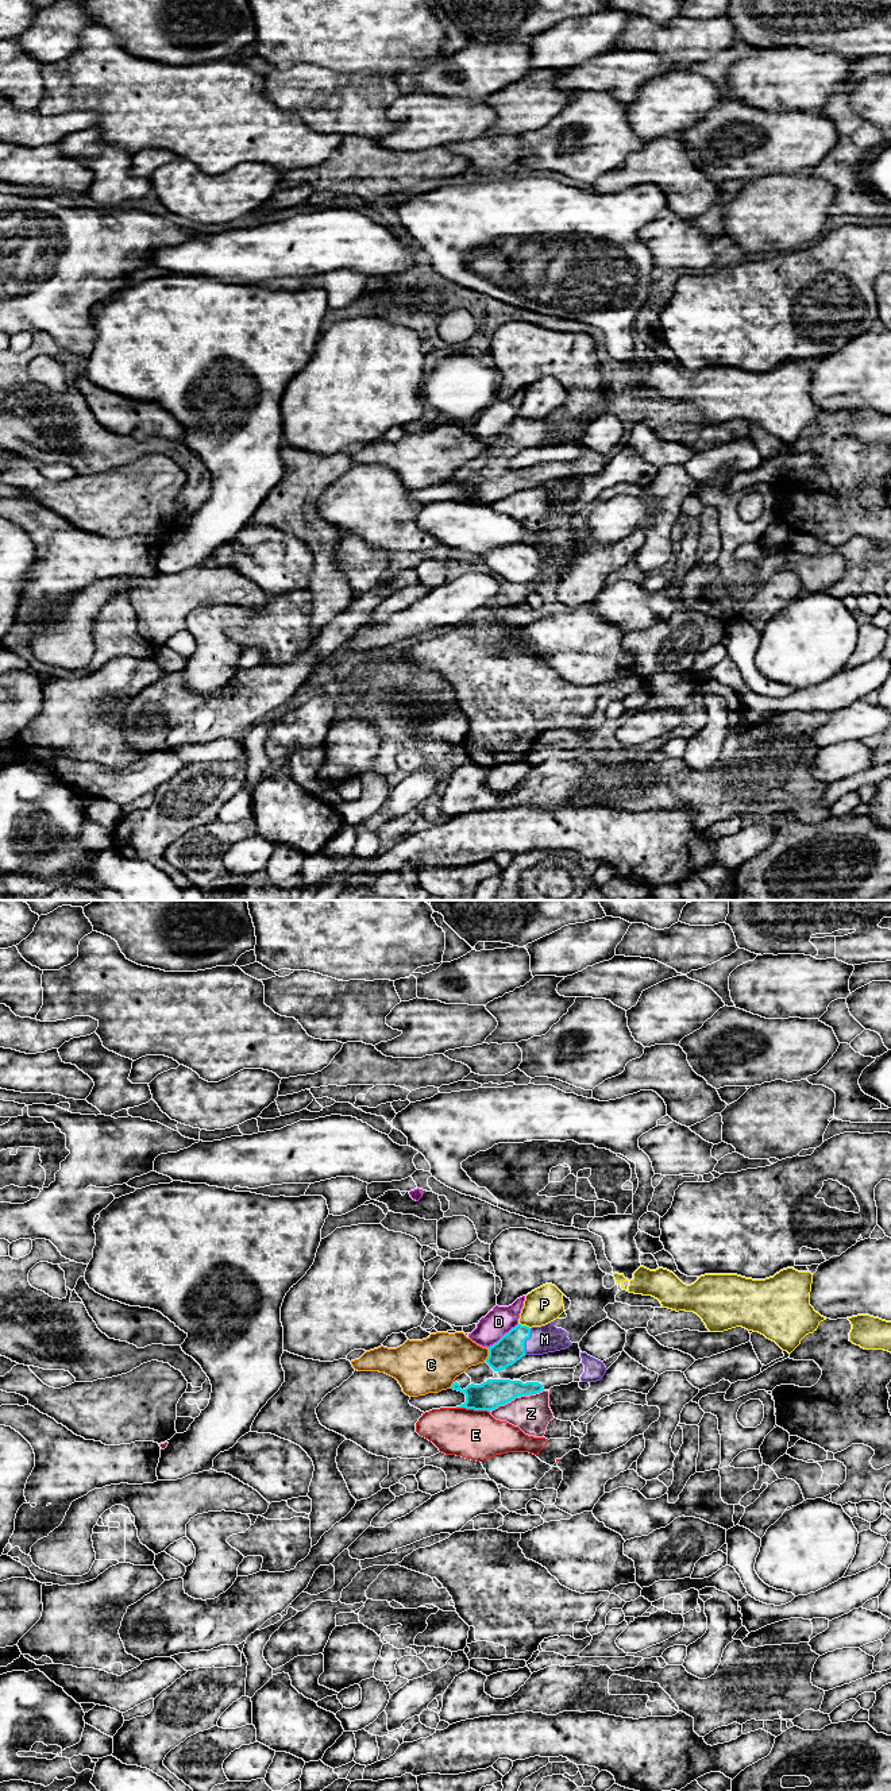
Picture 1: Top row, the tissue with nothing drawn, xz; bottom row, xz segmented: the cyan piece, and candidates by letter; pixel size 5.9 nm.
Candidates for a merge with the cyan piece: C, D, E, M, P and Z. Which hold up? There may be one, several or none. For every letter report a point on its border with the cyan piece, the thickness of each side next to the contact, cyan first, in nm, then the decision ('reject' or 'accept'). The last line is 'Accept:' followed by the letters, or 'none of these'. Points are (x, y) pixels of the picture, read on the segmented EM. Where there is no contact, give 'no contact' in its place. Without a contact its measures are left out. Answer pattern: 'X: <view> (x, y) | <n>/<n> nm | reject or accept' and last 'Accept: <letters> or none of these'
C: xz (489, 1354) | 170/280 nm | reject
D: xz (504, 1335) | 170/160 nm | reject
E: xz (473, 1408) | 170/300 nm | reject
M: xz (524, 1342) | 170/170 nm | accept
P: xz (524, 1326) | 170/220 nm | reject
Z: xz (516, 1396) | 170/220 nm | reject
Accept: M

